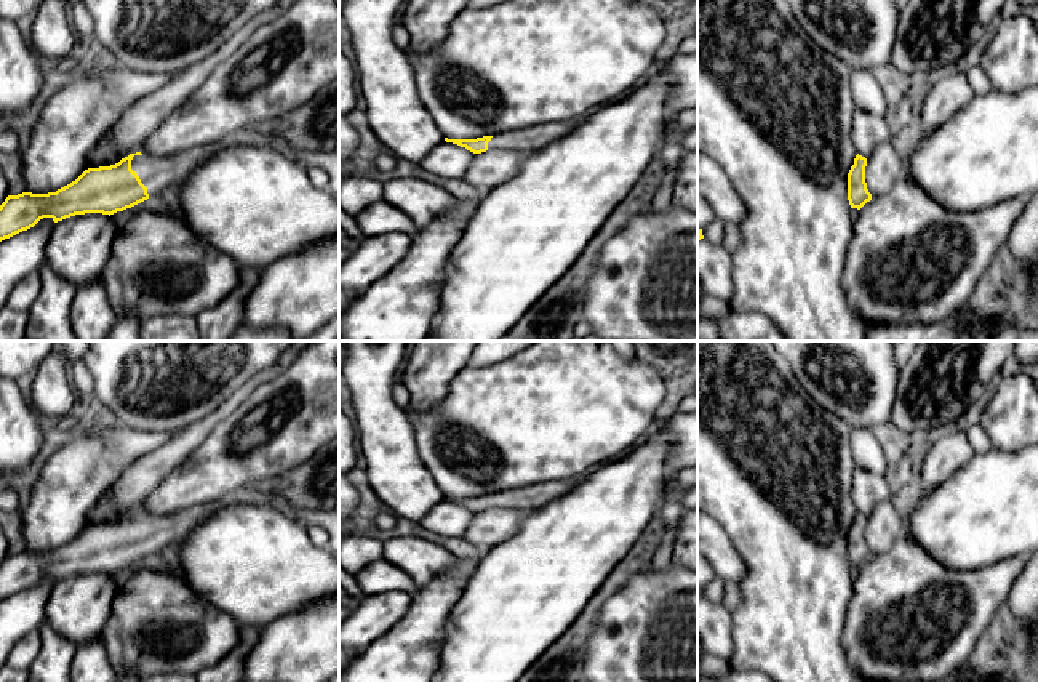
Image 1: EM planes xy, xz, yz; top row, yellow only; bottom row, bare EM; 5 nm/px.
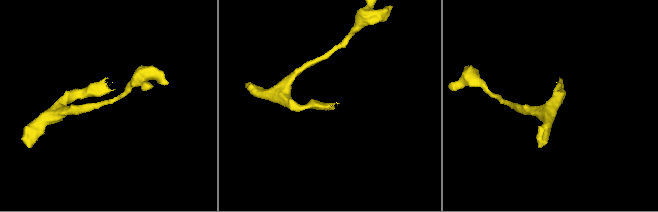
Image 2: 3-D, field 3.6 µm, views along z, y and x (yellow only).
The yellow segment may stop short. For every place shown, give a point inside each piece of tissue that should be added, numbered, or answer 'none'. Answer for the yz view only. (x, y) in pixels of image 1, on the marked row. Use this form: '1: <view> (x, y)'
none

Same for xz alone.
1: xz (531, 138)

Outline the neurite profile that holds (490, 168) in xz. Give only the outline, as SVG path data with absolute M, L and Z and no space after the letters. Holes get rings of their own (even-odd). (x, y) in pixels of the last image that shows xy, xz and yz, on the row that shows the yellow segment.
M488 149L475 154L464 179L475 187L493 189L515 176L529 155L526 150Z

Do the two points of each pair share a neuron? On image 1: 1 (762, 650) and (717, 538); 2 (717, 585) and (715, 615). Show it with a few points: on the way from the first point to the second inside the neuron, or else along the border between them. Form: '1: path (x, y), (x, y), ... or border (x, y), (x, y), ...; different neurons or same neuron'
1: border (733, 545), (746, 565), (746, 573), (738, 583); different neurons
2: border (714, 602), (720, 604); different neurons

